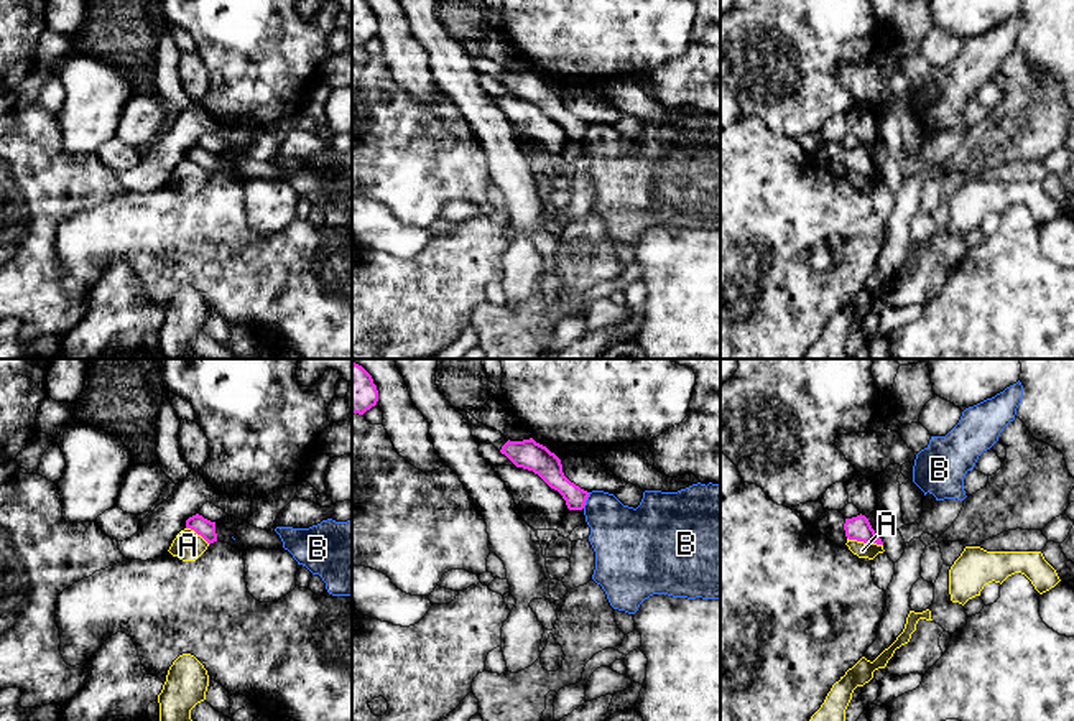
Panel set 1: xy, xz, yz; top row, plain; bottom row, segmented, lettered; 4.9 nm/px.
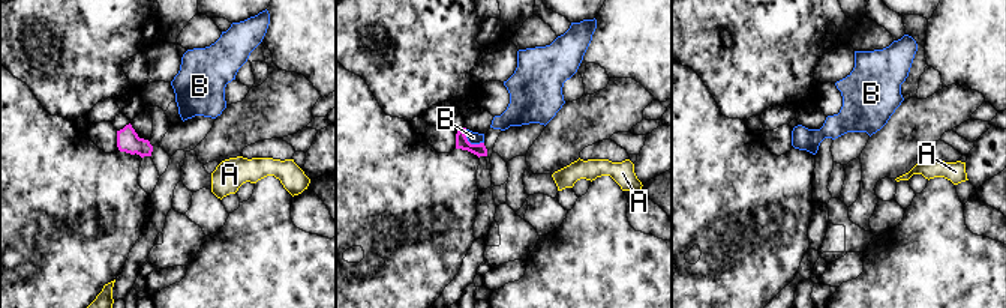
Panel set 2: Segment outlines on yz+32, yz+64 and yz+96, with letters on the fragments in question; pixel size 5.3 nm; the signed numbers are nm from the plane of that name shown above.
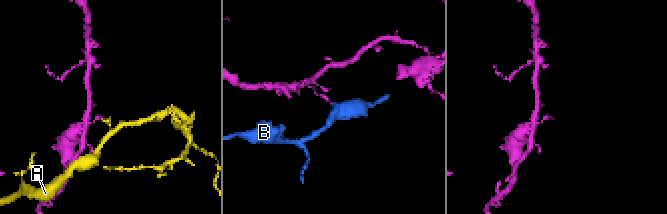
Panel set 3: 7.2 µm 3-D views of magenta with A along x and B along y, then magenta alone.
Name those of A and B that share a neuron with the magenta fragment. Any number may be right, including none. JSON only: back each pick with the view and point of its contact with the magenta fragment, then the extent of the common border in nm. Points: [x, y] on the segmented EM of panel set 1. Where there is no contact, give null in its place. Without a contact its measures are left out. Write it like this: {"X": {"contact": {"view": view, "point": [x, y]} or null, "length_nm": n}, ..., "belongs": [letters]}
{"belongs": []}

